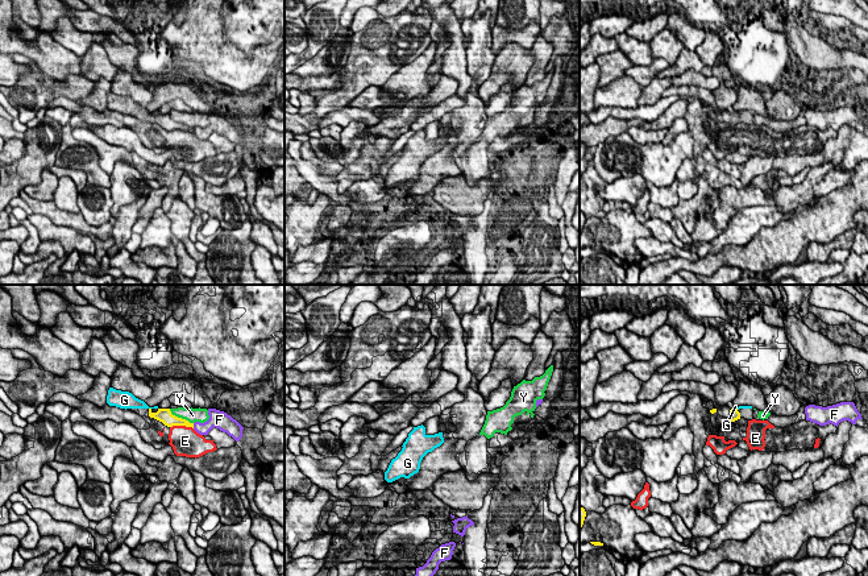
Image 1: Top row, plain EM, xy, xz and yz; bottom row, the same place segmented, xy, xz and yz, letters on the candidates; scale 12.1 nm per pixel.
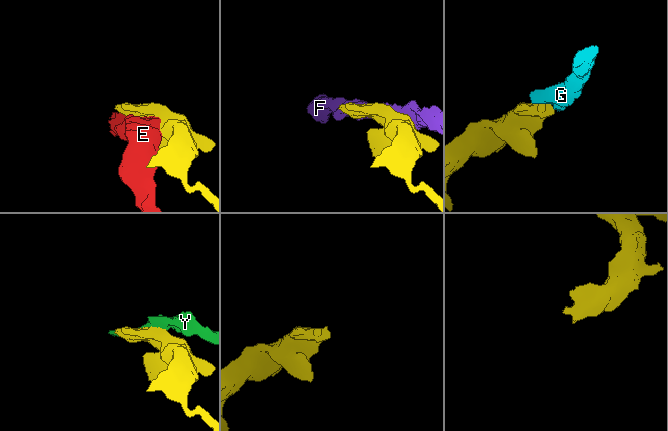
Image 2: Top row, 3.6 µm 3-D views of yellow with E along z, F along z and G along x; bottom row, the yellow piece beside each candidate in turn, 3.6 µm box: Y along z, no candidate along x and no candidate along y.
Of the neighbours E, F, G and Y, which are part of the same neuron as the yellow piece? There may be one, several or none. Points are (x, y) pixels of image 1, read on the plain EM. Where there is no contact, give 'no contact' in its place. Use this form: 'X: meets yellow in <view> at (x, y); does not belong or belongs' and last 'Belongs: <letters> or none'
E: meets yellow in xy at (182, 129); does not belong
F: meets yellow in xy at (192, 131); does not belong
G: meets yellow in yz at (736, 114); belongs
Y: meets yellow in xy at (181, 123); does not belong
Belongs: G

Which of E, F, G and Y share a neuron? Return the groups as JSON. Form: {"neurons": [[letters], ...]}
{"neurons": [["E"], ["F"], ["G"], ["Y"]]}

